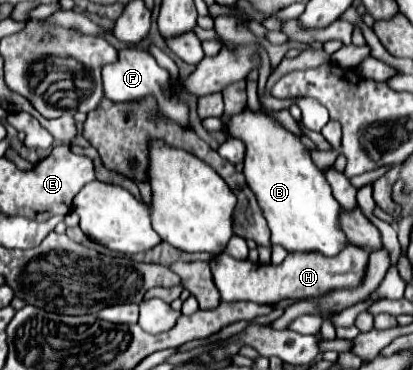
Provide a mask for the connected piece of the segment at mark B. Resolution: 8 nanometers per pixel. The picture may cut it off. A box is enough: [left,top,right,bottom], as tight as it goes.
[228,110,348,258]

